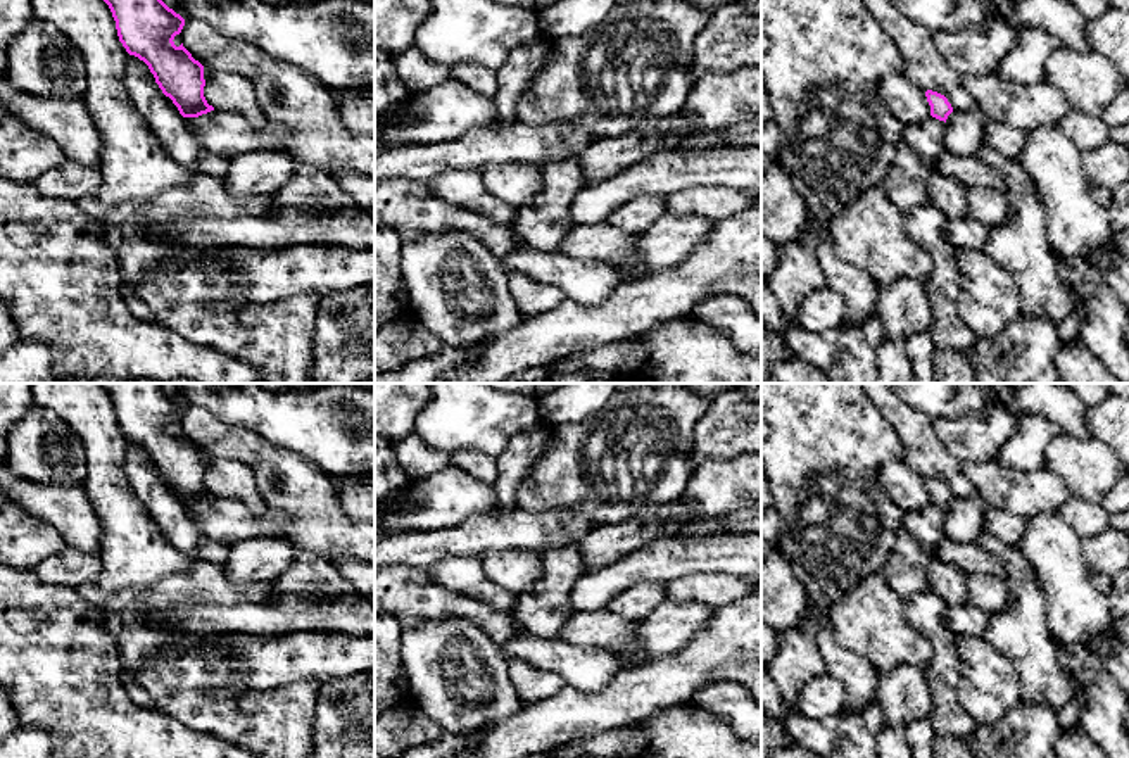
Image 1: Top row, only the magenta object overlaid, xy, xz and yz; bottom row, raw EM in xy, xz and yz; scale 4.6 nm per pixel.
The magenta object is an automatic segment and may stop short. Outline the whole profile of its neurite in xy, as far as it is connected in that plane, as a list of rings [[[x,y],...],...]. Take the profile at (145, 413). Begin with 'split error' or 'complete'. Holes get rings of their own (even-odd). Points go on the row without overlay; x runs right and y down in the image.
complete; [[[100,383],[116,407],[119,428],[129,442],[143,447],[166,483],[183,504],[214,497],[204,483],[204,452],[174,432],[185,406],[161,383]]]

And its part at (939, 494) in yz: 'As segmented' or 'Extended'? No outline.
Extended

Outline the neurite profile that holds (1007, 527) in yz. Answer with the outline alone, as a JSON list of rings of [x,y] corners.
[[[989,508],[986,515],[986,527],[1001,542],[1019,544],[1025,534],[1027,520],[1008,511]]]

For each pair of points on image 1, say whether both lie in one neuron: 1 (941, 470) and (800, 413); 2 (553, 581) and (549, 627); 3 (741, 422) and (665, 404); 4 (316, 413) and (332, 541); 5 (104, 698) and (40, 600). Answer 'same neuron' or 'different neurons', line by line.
1: different neurons
2: same neuron
3: different neurons
4: different neurons
5: same neuron

